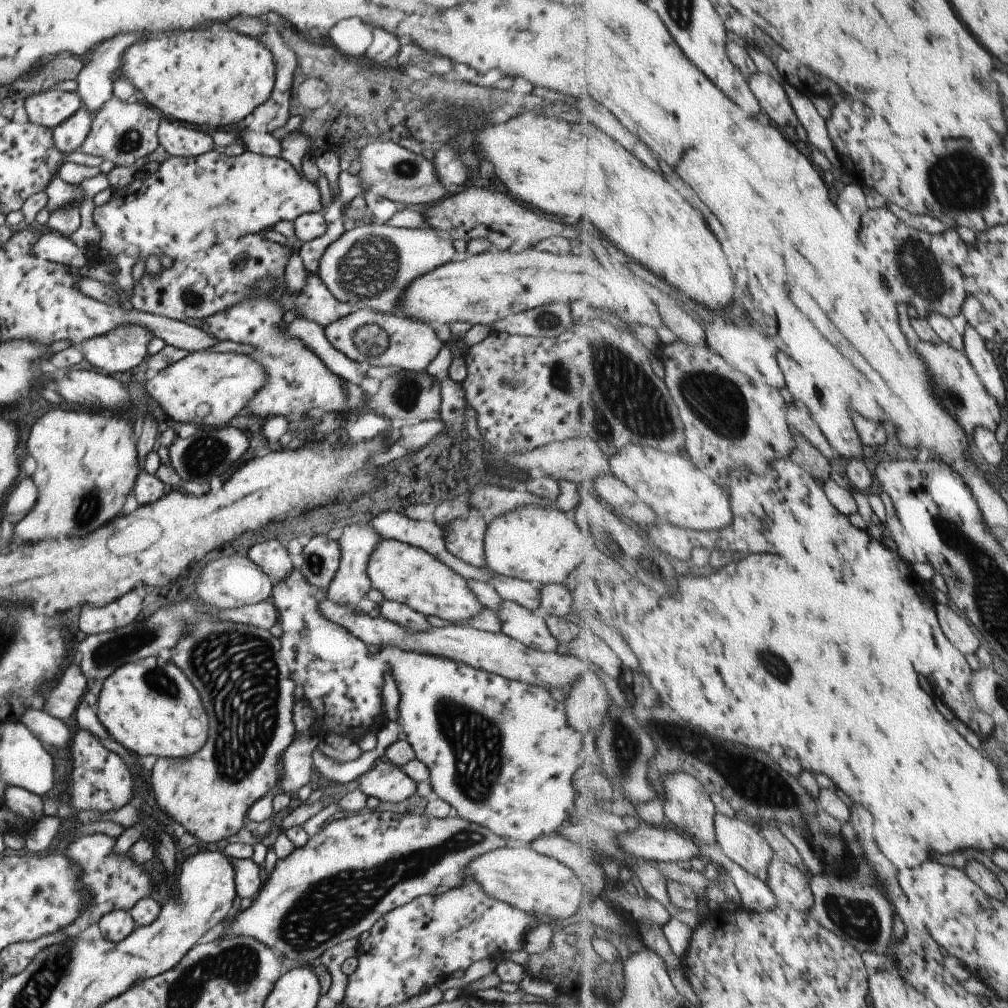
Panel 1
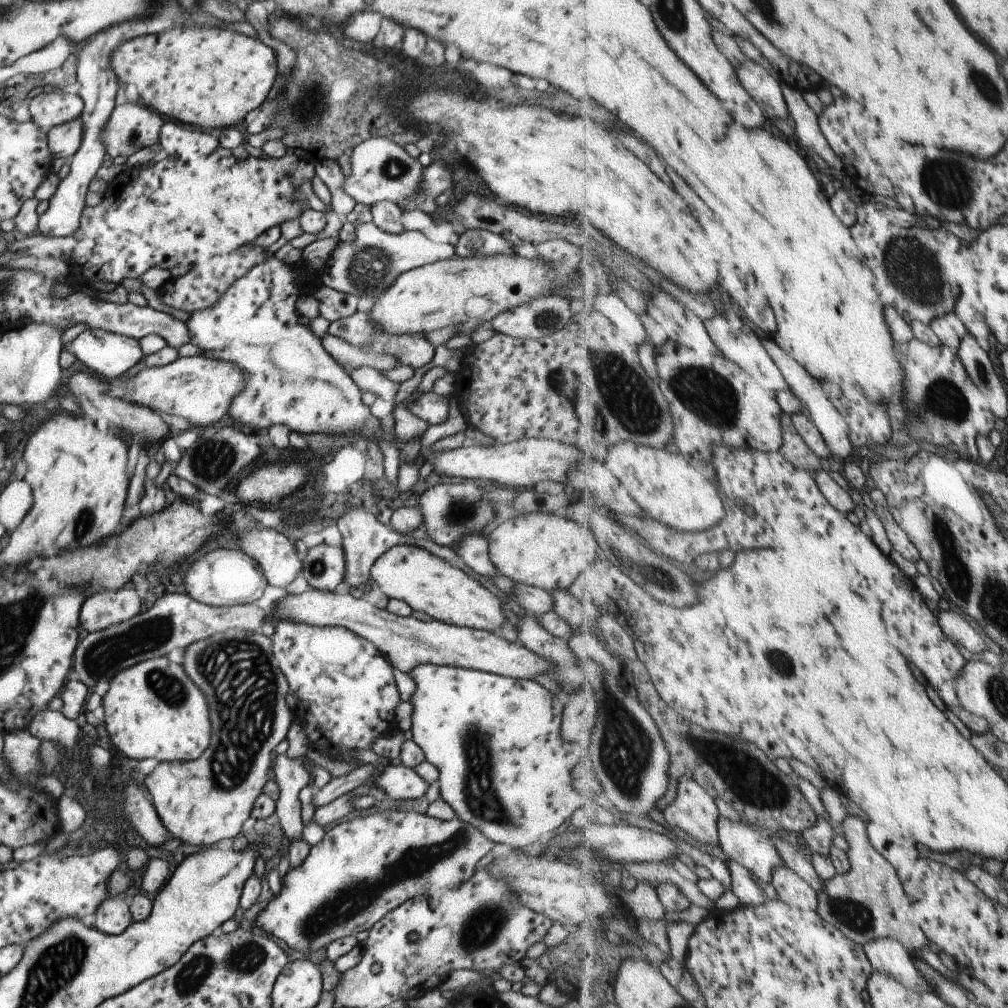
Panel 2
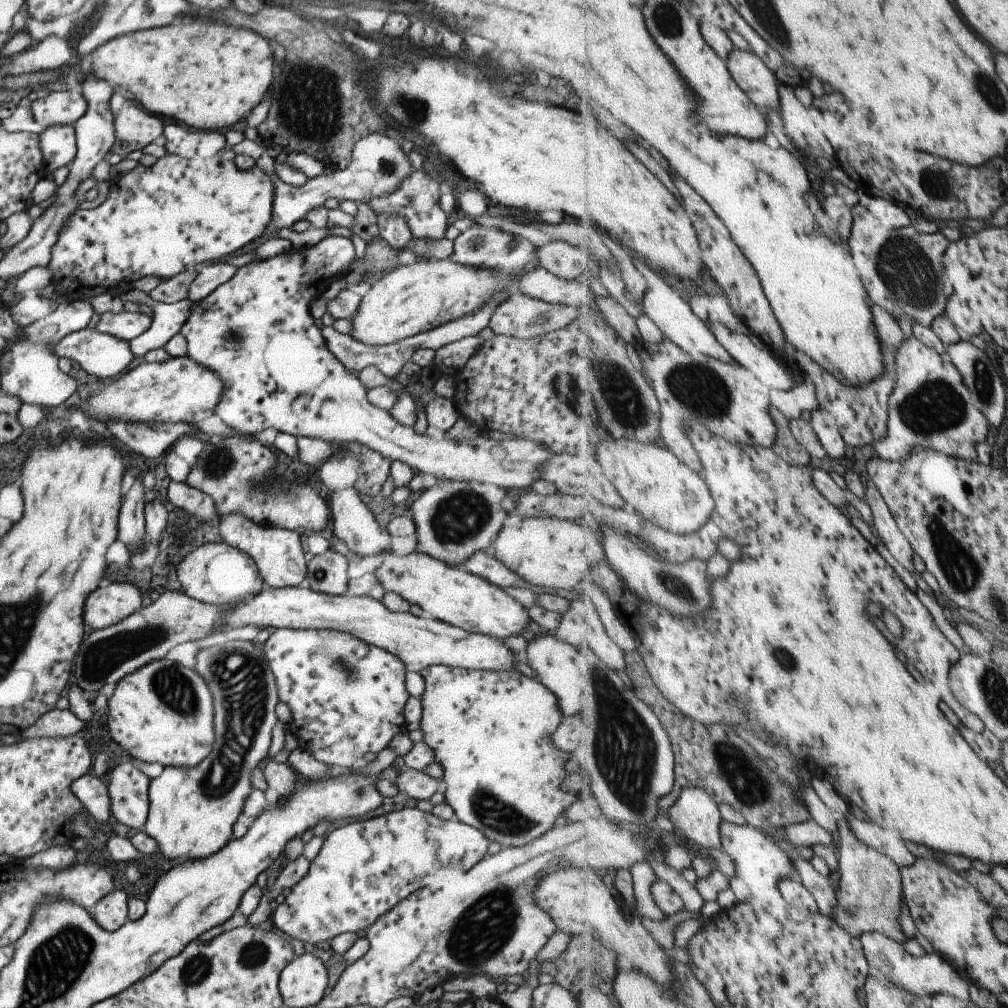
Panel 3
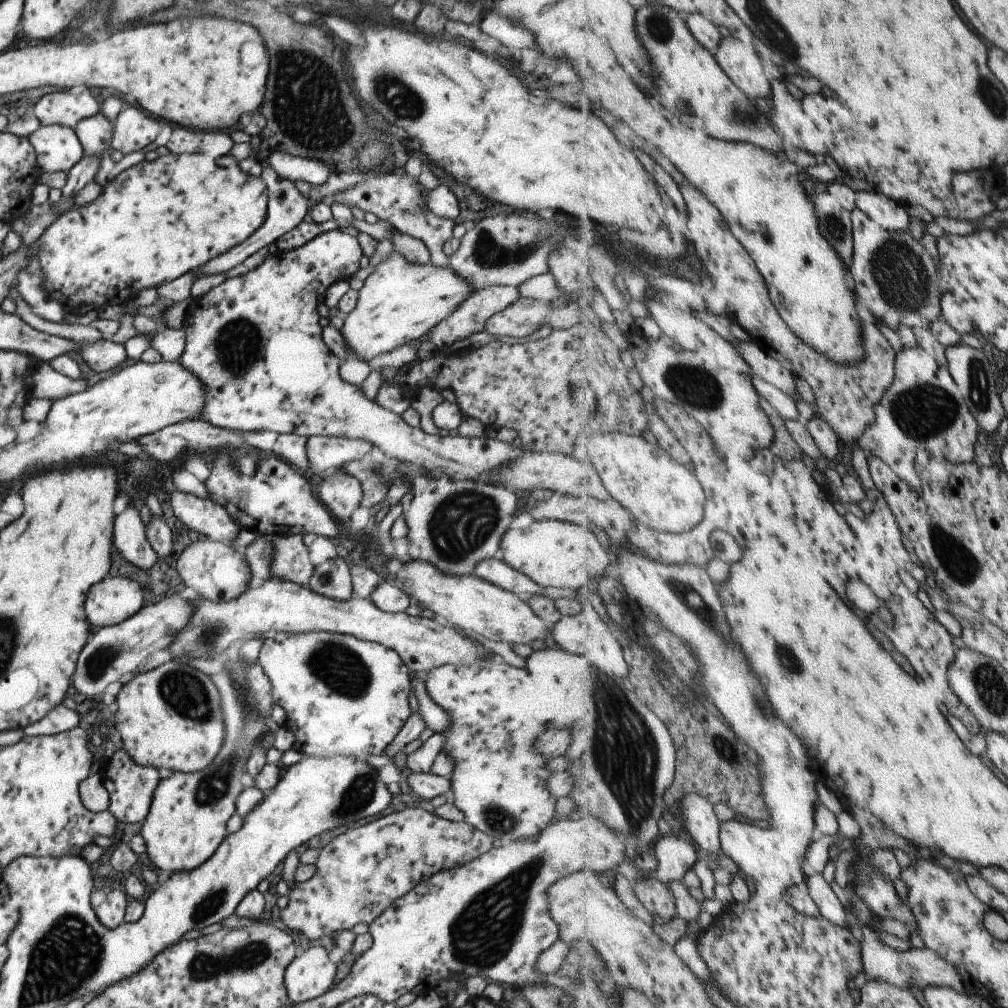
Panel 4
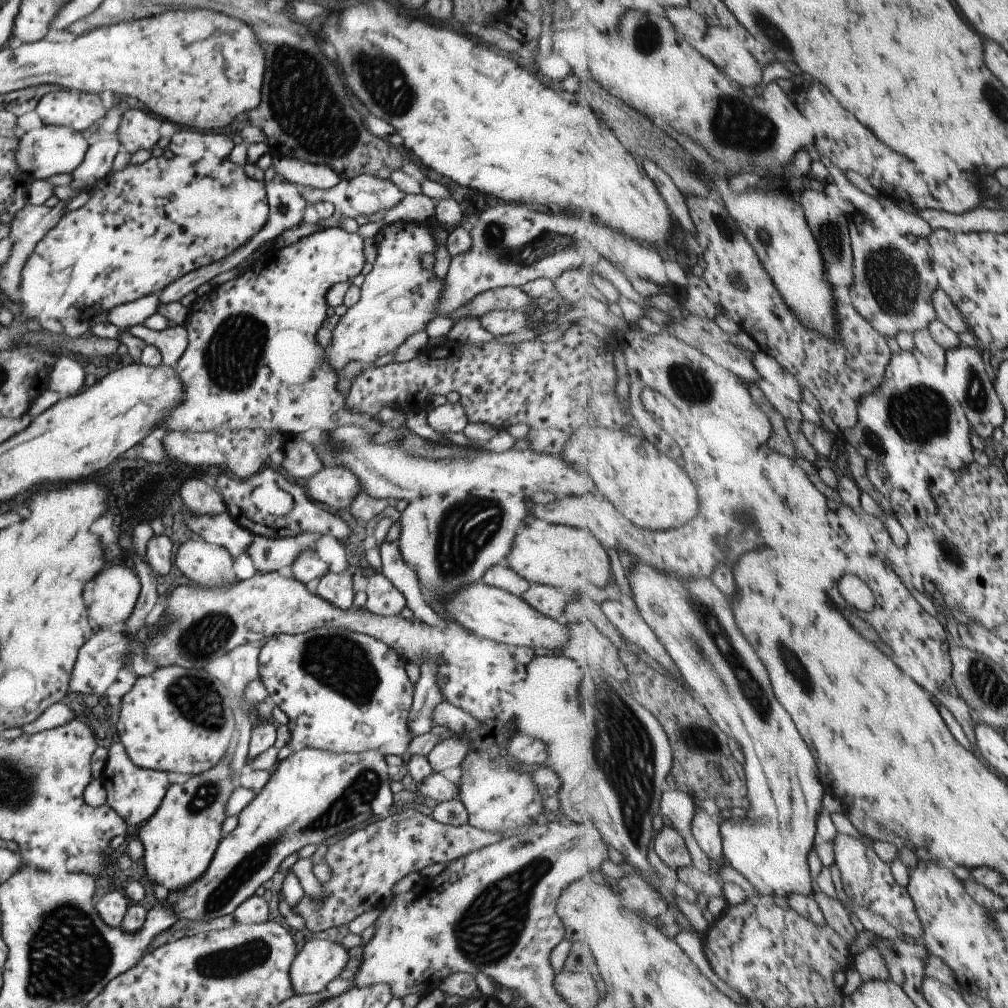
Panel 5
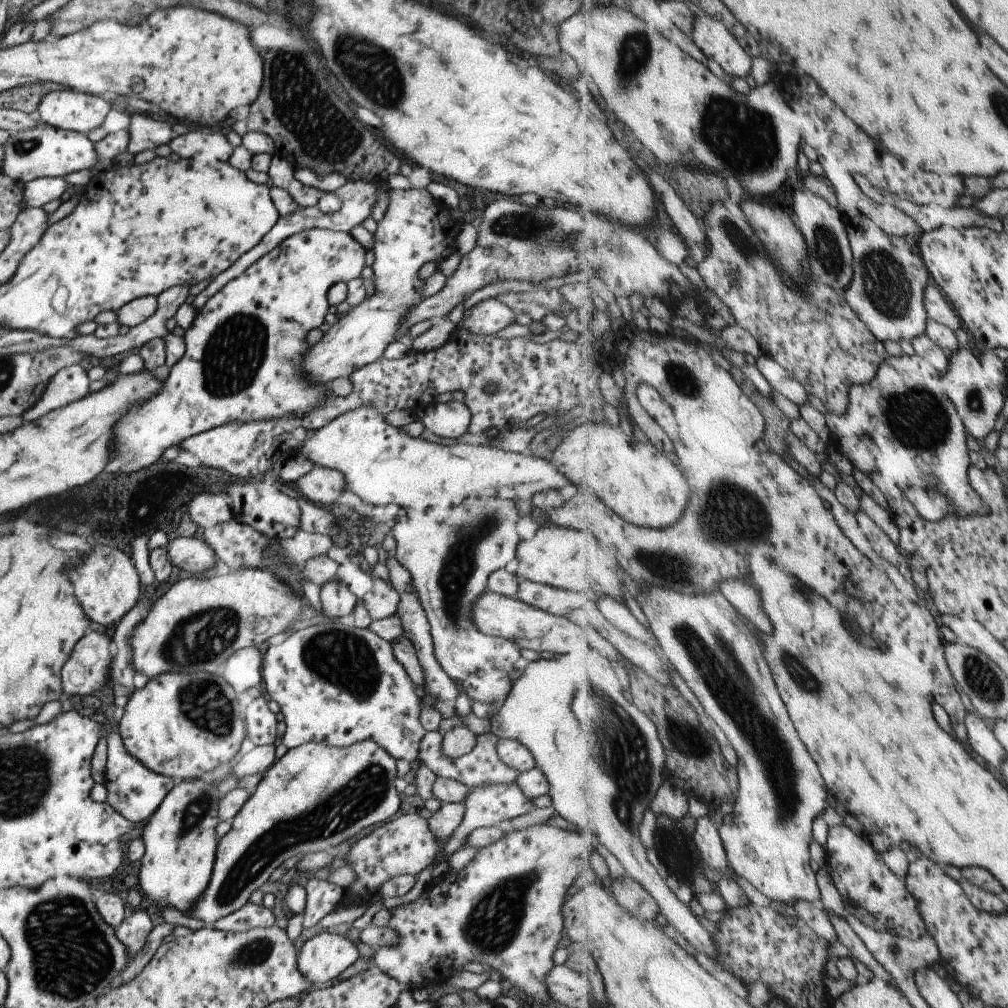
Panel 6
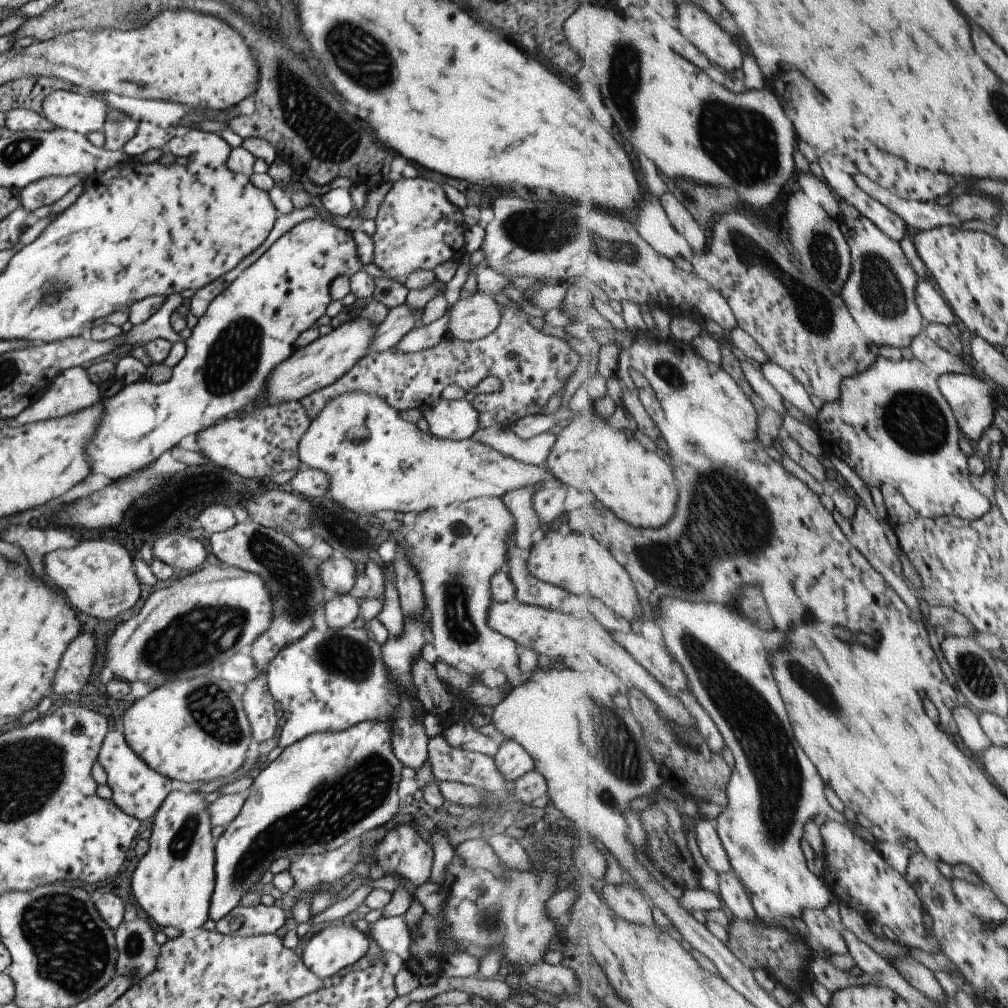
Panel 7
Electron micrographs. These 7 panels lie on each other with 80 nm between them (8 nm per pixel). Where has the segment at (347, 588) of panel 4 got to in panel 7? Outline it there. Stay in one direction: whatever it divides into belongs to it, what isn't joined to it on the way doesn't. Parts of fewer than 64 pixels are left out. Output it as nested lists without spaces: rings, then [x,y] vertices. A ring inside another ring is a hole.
[[[337,593],[330,599],[324,598],[323,619],[330,627],[340,629],[353,622],[358,615],[358,599],[349,593]]]

